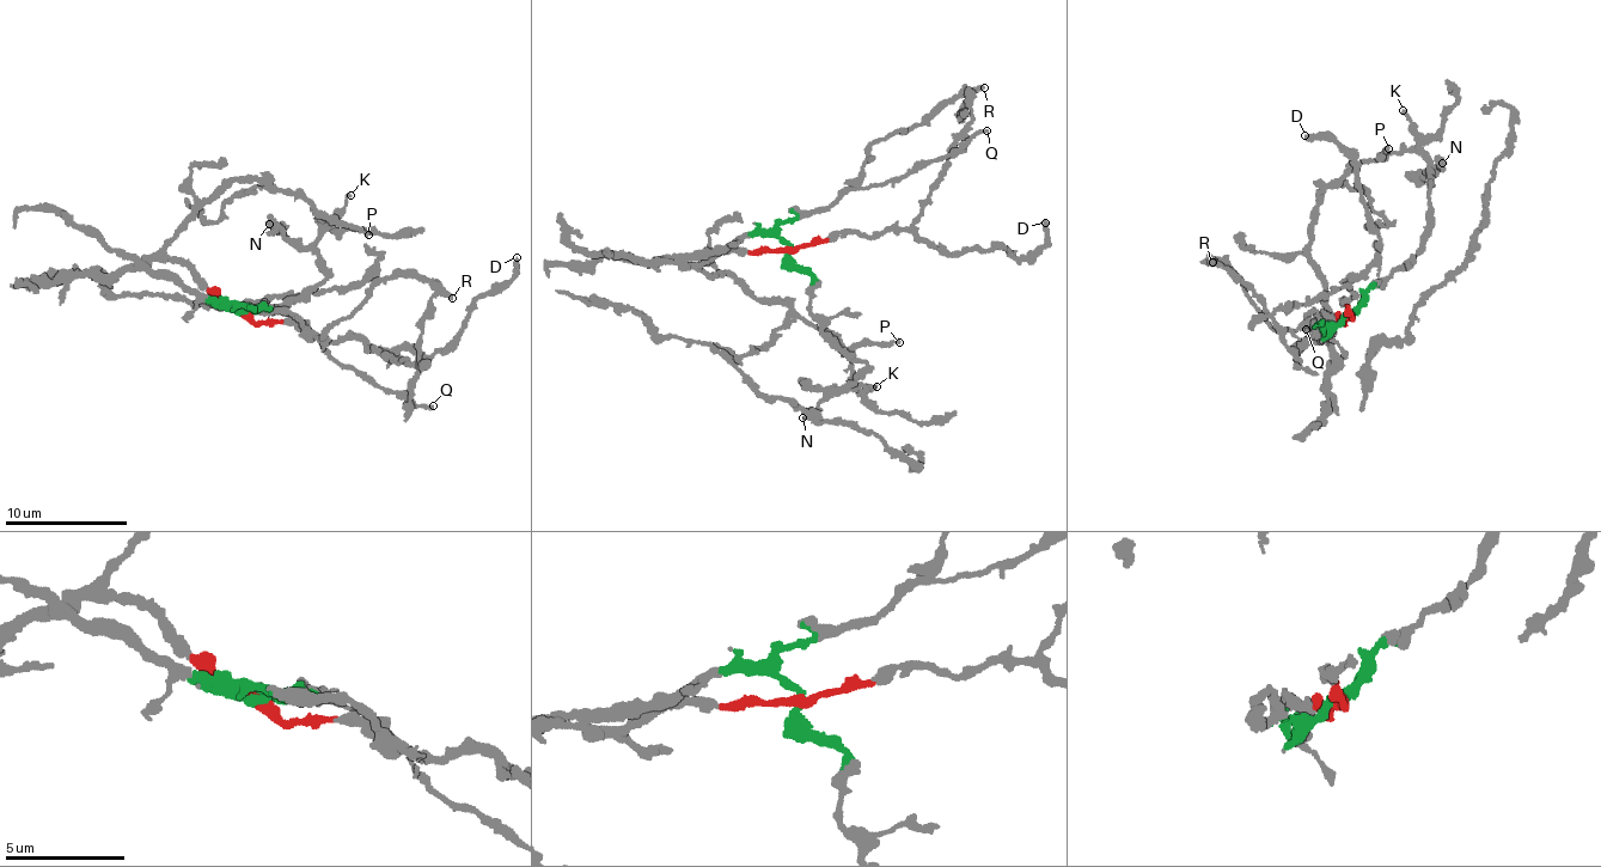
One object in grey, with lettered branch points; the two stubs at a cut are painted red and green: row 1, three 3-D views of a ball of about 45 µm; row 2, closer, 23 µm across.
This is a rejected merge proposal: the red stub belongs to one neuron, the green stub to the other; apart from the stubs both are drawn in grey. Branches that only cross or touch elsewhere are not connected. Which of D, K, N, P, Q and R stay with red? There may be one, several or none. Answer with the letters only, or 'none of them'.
D, P

